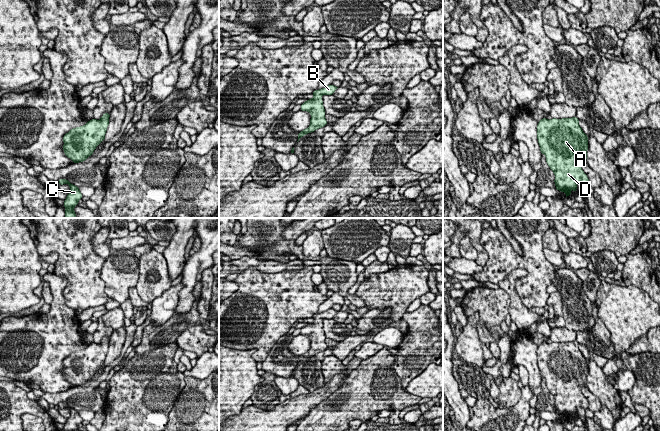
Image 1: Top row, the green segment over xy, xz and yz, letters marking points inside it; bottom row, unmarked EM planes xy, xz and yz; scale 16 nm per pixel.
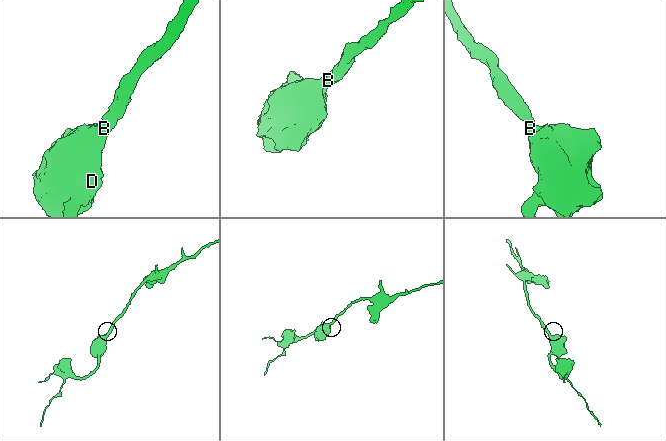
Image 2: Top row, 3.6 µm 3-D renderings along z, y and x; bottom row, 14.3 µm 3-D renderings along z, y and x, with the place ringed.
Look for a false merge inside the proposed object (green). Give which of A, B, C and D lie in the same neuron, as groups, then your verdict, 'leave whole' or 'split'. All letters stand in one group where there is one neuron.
A B C D | leave whole

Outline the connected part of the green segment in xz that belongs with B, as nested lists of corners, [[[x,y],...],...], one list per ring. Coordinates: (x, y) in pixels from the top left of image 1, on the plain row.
[[[333,308],[328,309],[325,312],[313,315],[314,321],[312,323],[306,324],[301,328],[301,335],[308,335],[311,338],[310,349],[308,352],[300,355],[298,358],[298,365],[301,361],[308,357],[314,356],[315,354],[327,349],[327,344],[325,343],[325,333],[323,330],[322,320],[323,319],[333,319],[338,311]]]

